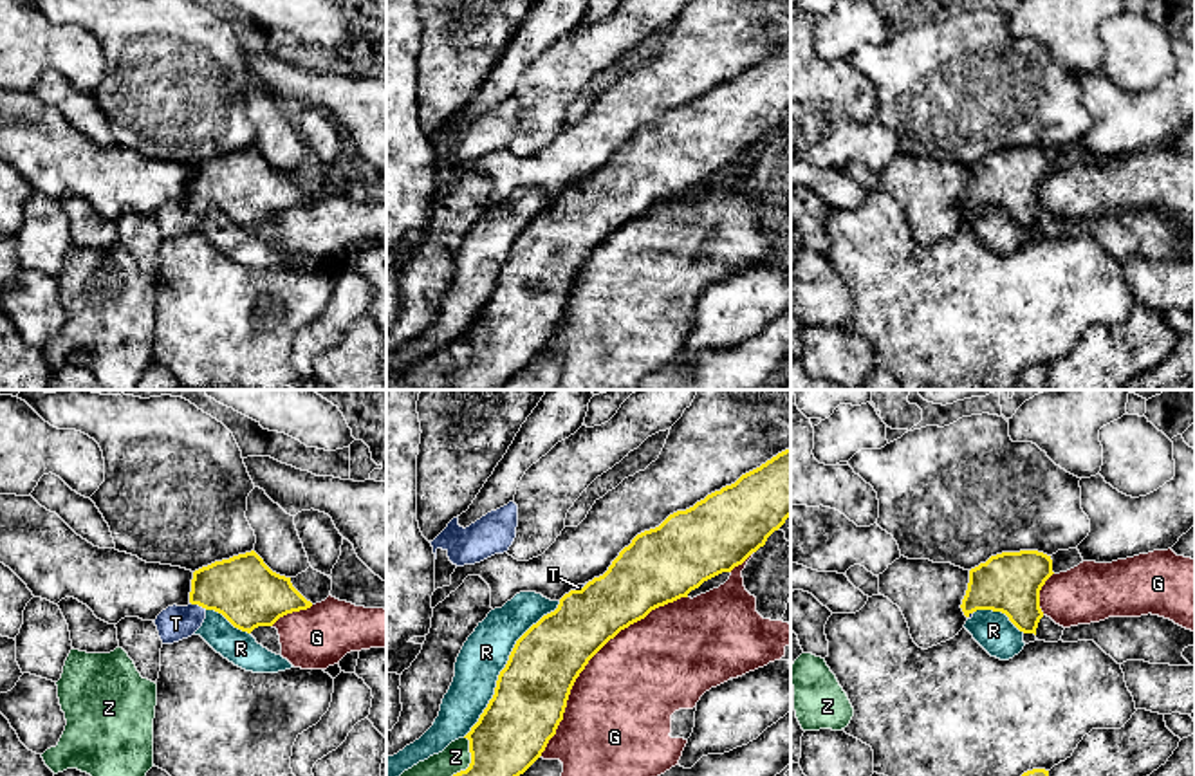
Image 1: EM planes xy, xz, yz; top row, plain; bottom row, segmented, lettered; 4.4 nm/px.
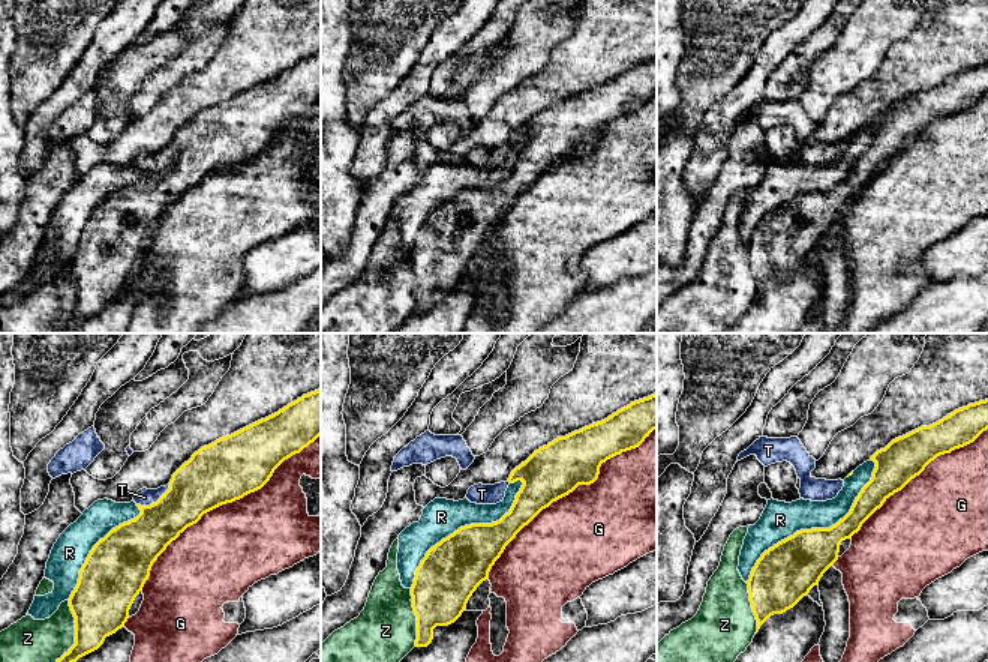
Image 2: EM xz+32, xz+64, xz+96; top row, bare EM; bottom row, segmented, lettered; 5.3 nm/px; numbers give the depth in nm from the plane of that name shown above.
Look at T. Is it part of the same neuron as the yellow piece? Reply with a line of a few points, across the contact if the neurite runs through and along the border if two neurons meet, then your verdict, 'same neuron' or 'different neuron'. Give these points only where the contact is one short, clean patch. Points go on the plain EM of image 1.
xy (242, 184), (215, 184), (199, 201), (183, 217), (176, 219) | same neuron

